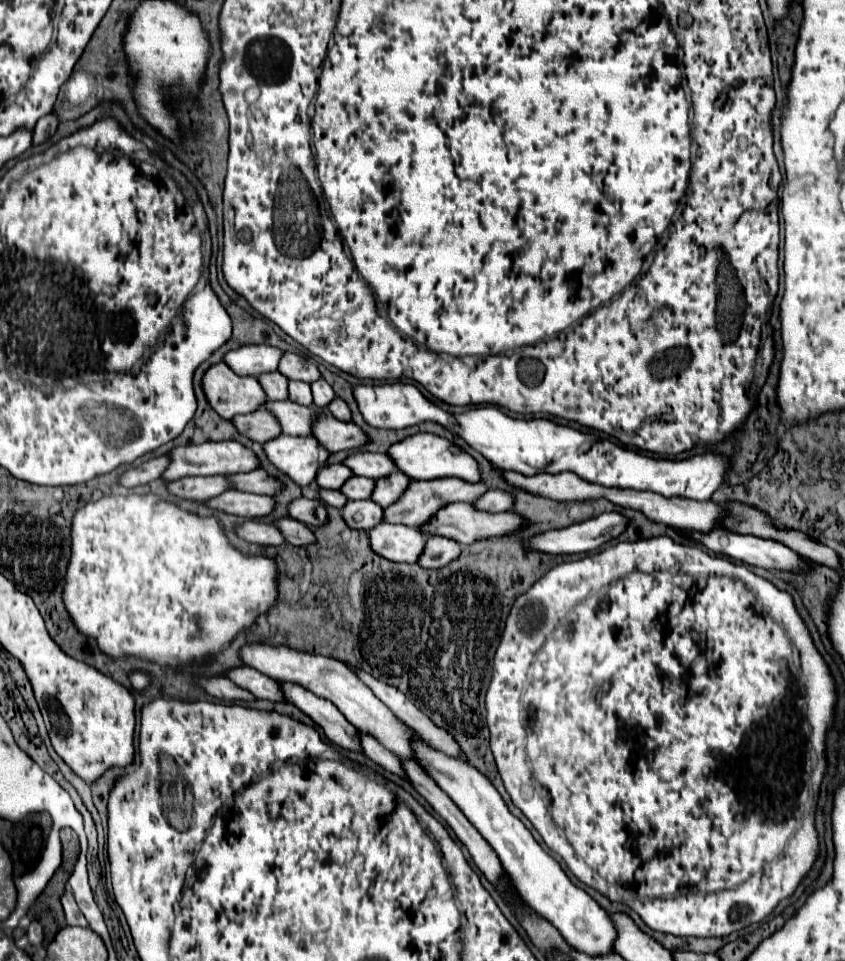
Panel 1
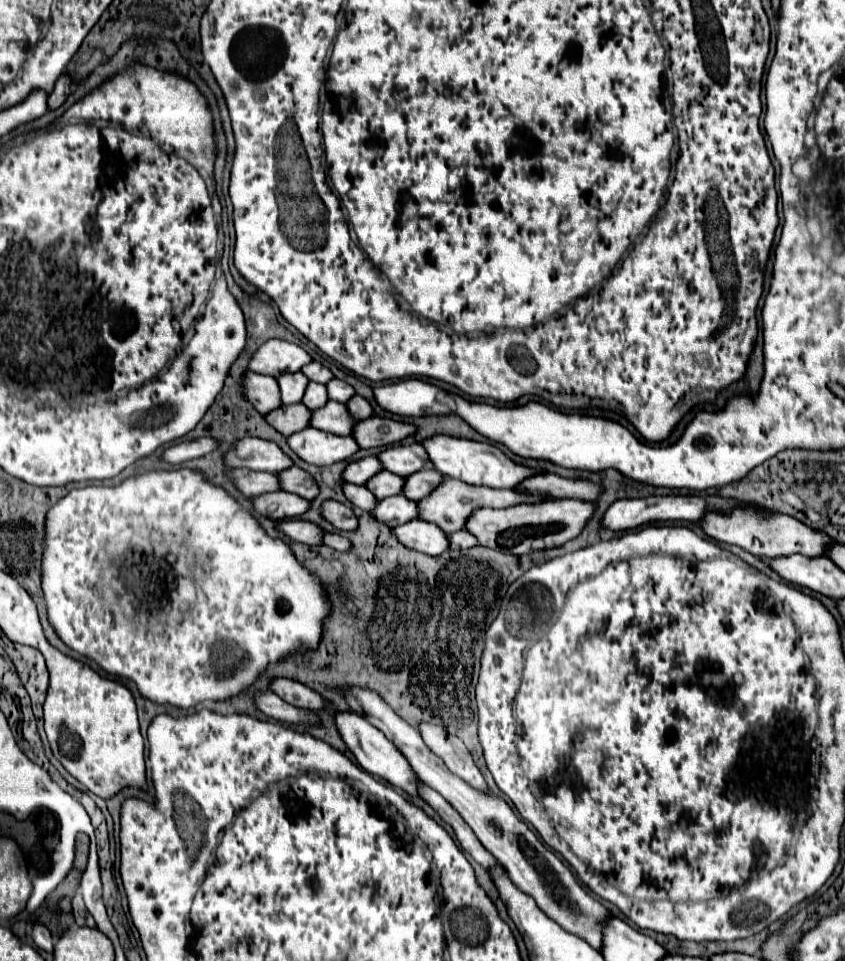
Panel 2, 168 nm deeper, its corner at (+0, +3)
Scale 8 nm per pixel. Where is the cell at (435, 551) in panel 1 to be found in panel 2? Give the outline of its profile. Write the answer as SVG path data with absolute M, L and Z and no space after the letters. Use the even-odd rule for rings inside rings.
M461 529L461 531L453 533L453 535L449 537L449 541L451 541L451 549L453 549L453 551L469 549L469 547L473 547L473 545L479 543L477 537L473 537L473 533L469 533L467 529Z

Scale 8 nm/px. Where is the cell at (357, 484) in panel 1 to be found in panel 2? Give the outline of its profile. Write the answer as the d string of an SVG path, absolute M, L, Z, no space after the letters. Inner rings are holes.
M383 471L383 473L377 473L375 477L371 477L367 487L373 493L377 493L377 499L385 499L385 497L391 497L391 495L401 495L401 489L405 487L405 477Z

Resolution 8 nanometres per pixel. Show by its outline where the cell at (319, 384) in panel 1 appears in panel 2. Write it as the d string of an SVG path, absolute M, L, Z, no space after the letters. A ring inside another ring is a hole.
M341 379L329 381L327 383L327 391L329 391L329 399L339 401L339 403L345 403L345 401L349 401L349 397L355 395L355 389L349 383L341 381Z

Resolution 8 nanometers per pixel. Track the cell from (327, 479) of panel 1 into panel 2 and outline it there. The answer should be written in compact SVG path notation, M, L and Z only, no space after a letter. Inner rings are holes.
M375 455L353 461L345 471L343 471L343 481L347 483L357 483L357 485L365 485L373 475L377 475L381 469L381 461L377 461Z

